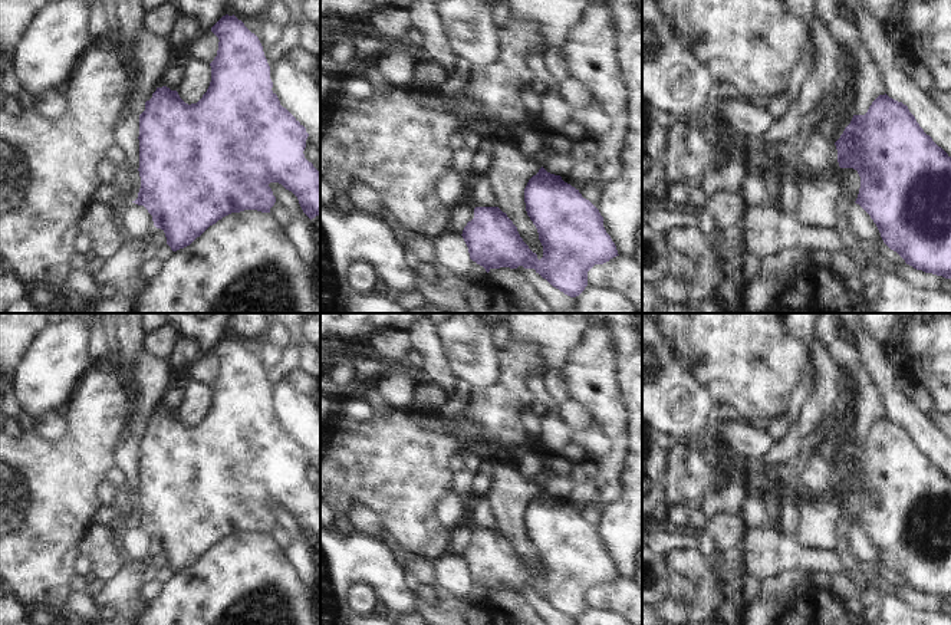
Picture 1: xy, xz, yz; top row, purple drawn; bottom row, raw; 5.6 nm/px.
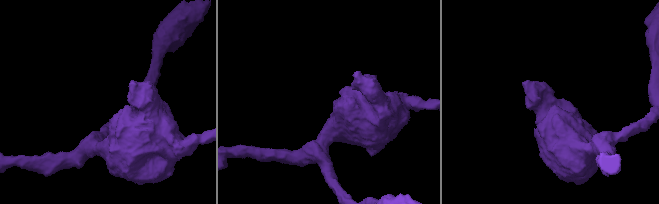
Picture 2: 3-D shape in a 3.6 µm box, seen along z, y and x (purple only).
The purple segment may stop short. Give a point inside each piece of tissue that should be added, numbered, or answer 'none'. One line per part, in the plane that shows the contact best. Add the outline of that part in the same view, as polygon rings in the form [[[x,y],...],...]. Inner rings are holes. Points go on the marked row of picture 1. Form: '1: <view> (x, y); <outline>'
none

